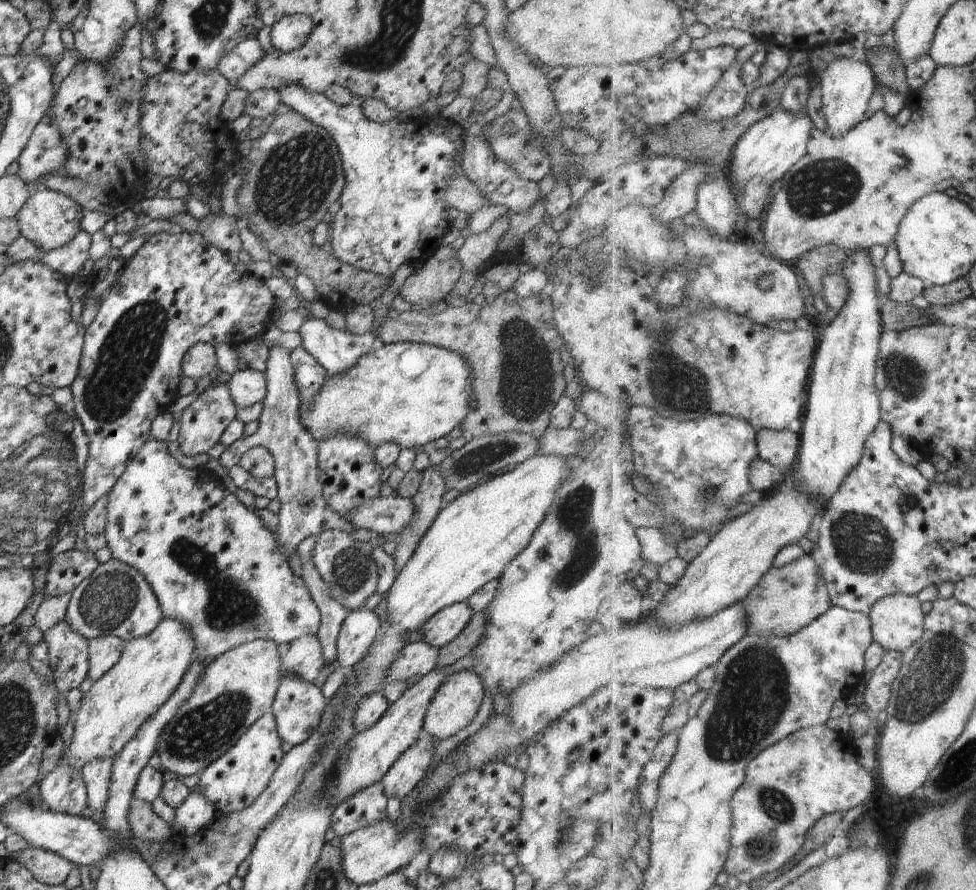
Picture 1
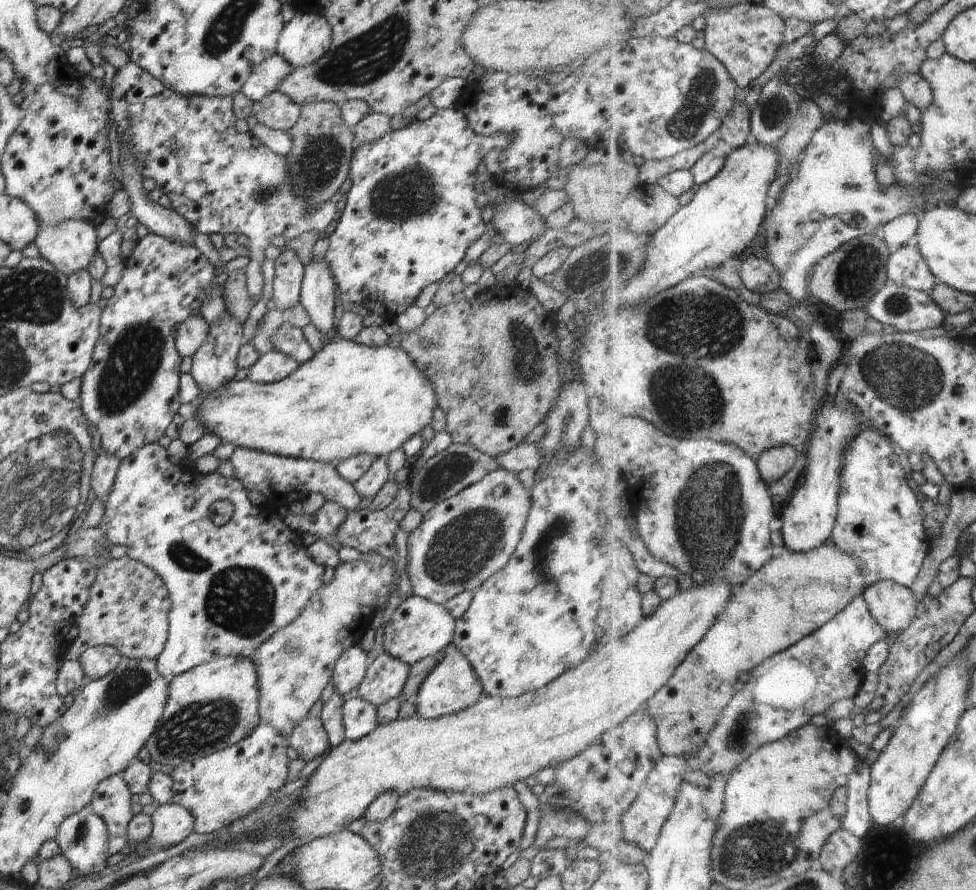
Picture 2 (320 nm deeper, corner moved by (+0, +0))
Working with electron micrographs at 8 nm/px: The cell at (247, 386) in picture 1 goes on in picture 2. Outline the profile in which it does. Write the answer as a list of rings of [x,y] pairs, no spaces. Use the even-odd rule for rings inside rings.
[[[271,349],[251,366],[246,379],[257,383],[273,383],[290,376],[299,364],[291,356]]]

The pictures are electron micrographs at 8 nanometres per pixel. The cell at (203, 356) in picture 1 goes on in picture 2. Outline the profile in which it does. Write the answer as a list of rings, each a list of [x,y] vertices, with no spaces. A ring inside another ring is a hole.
[[[200,314],[192,315],[181,325],[178,325],[175,334],[175,345],[180,358],[192,356],[205,341],[208,333],[209,324]]]

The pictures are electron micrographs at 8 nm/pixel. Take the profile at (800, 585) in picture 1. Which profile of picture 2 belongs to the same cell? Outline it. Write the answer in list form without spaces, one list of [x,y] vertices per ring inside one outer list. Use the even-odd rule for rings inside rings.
[[[836,544],[822,545],[817,549],[808,552],[793,551],[787,546],[779,549],[778,555],[774,560],[770,561],[768,565],[762,570],[759,570],[752,578],[749,578],[746,584],[734,590],[733,596],[729,600],[729,605],[725,608],[725,612],[718,617],[717,624],[710,629],[705,640],[702,641],[692,653],[690,653],[690,656],[682,663],[681,668],[677,670],[677,673],[672,677],[669,684],[666,685],[664,689],[660,690],[654,698],[651,698],[647,702],[645,710],[657,720],[657,735],[662,747],[662,752],[668,756],[674,755],[686,758],[697,755],[699,750],[707,745],[707,740],[710,738],[712,731],[716,728],[716,725],[719,723],[725,710],[729,708],[730,702],[732,702],[733,698],[736,696],[736,693],[741,687],[740,678],[742,678],[742,674],[746,674],[746,672],[750,674],[758,665],[771,659],[775,654],[792,648],[797,642],[816,633],[817,630],[820,630],[825,624],[833,621],[843,610],[846,610],[848,605],[852,604],[859,596],[864,595],[868,586],[869,584],[867,583],[867,576],[863,570],[862,559]]]

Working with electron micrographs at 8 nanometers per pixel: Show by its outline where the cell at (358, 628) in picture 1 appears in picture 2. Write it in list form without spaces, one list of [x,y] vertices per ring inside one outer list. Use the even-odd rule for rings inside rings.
[[[358,644],[346,649],[335,662],[332,684],[335,692],[347,698],[350,690],[354,690],[365,677],[367,671],[367,652]]]

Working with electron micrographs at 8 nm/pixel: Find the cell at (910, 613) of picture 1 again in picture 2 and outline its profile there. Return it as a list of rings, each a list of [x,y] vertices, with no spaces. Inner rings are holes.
[[[892,579],[869,585],[865,592],[872,614],[888,632],[904,632],[913,625],[920,603],[914,591]]]

